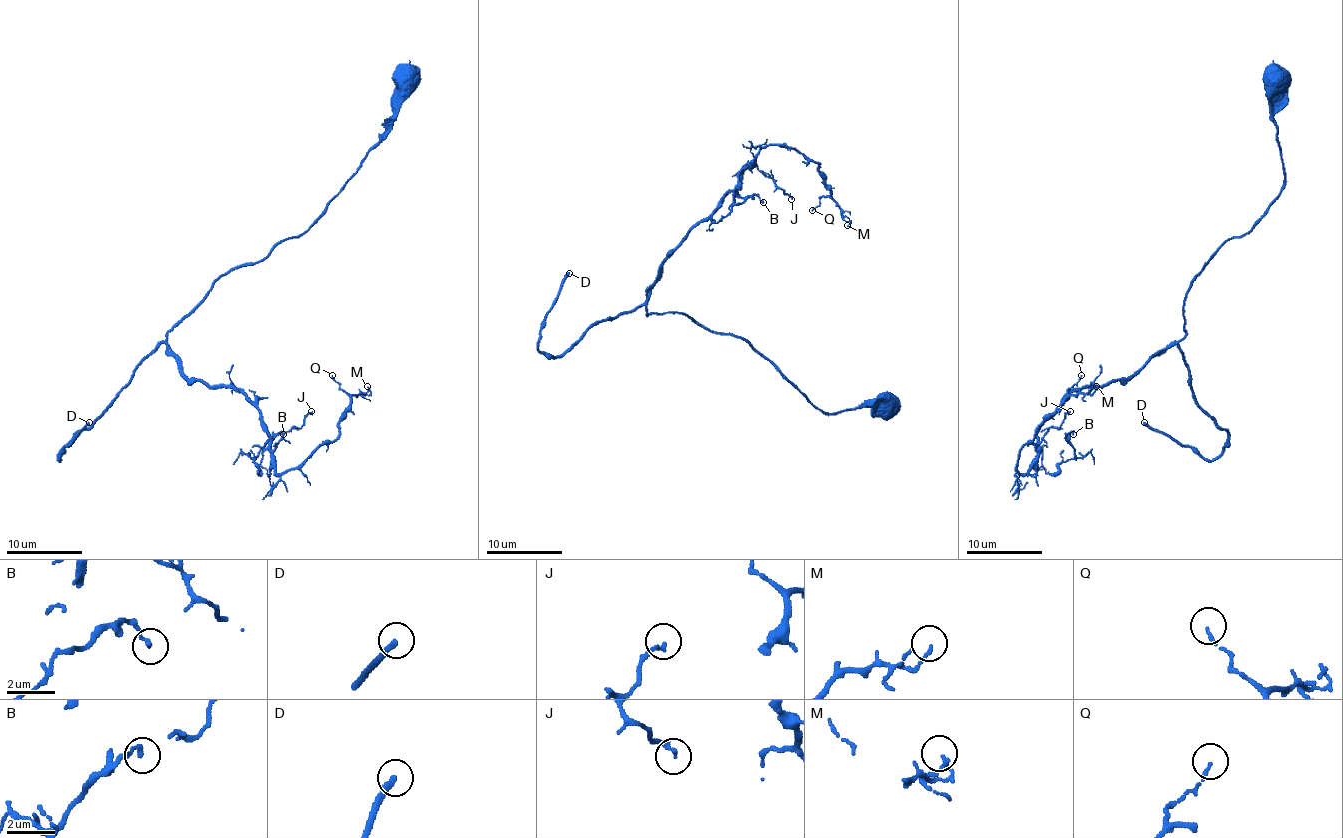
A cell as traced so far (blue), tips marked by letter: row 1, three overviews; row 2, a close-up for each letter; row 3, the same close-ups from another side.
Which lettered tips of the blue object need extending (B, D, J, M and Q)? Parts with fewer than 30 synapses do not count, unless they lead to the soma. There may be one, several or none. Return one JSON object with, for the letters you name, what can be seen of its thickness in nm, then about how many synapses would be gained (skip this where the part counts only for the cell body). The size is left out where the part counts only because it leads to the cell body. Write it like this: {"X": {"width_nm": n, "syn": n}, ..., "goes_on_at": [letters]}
{"D": {"width_nm": 260, "syn": 70}, "goes_on_at": ["D"]}

